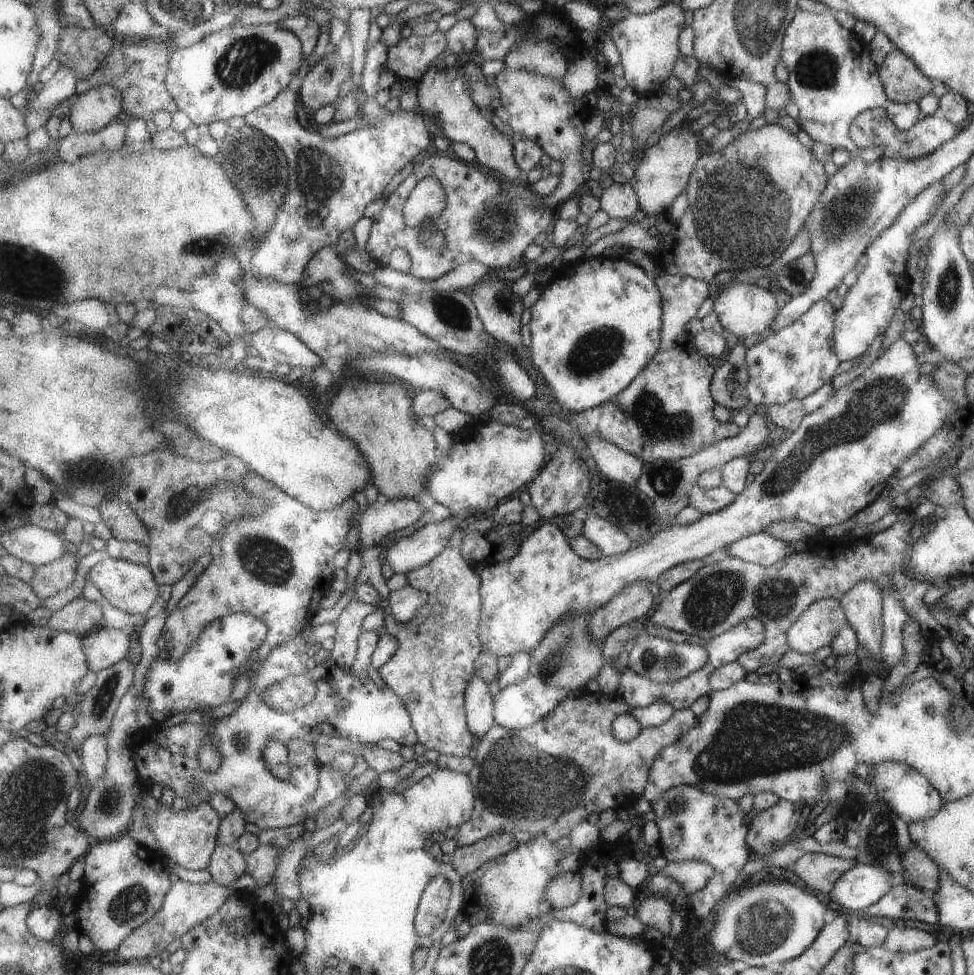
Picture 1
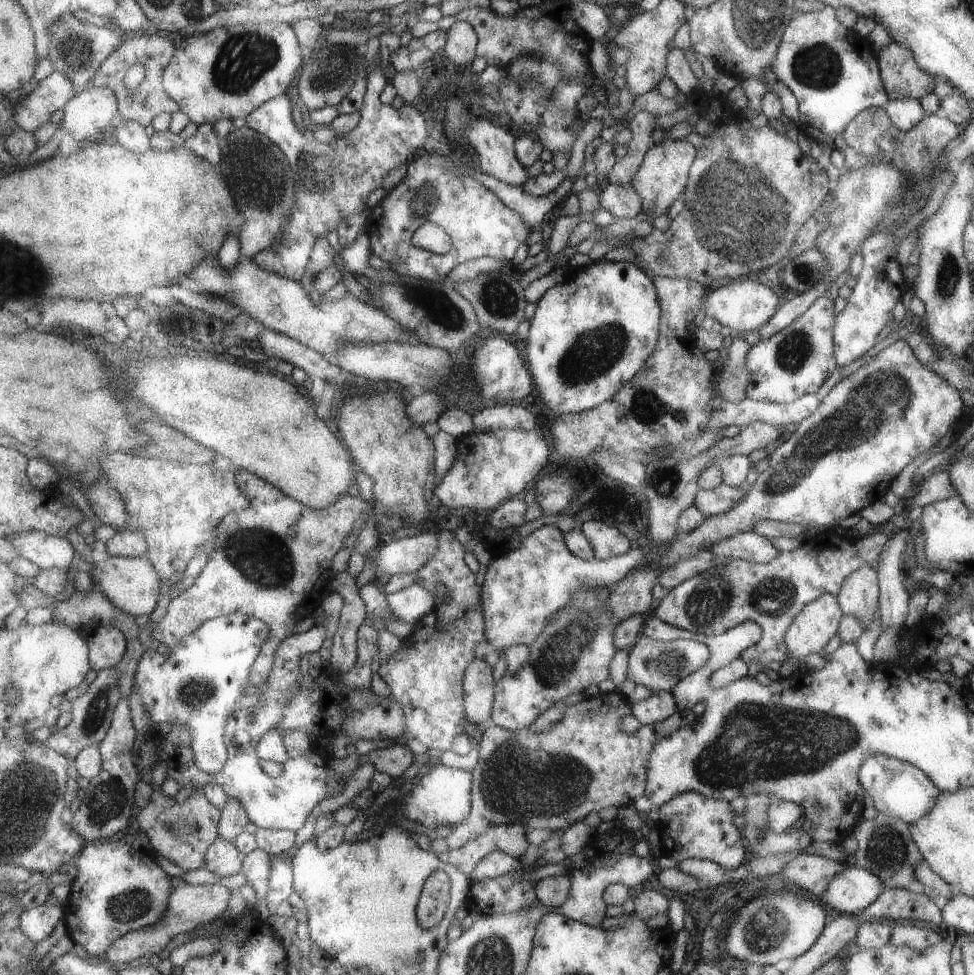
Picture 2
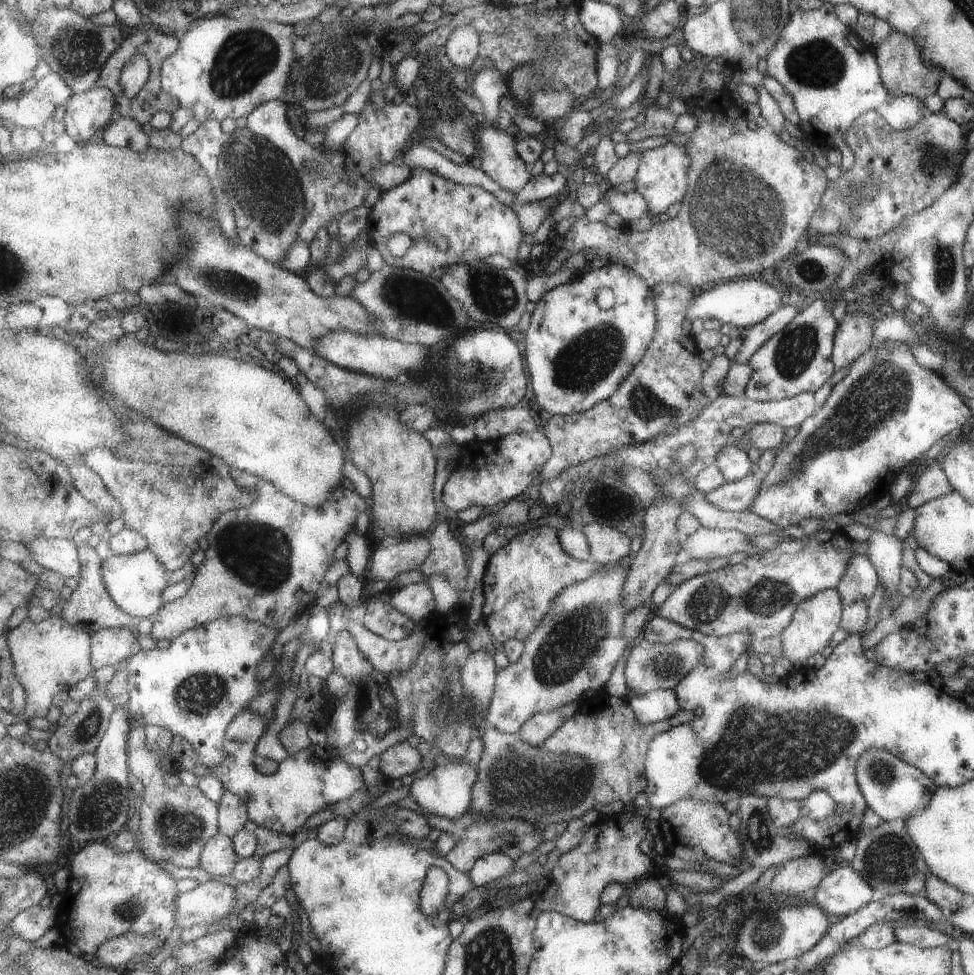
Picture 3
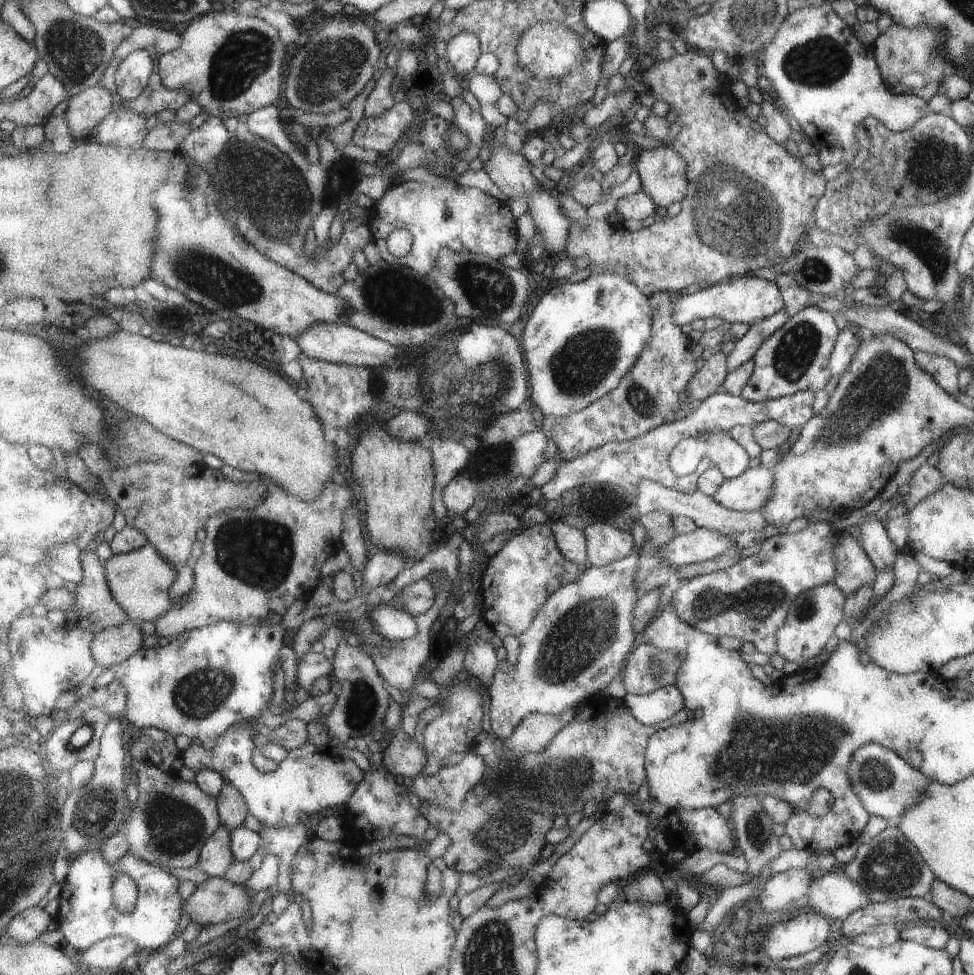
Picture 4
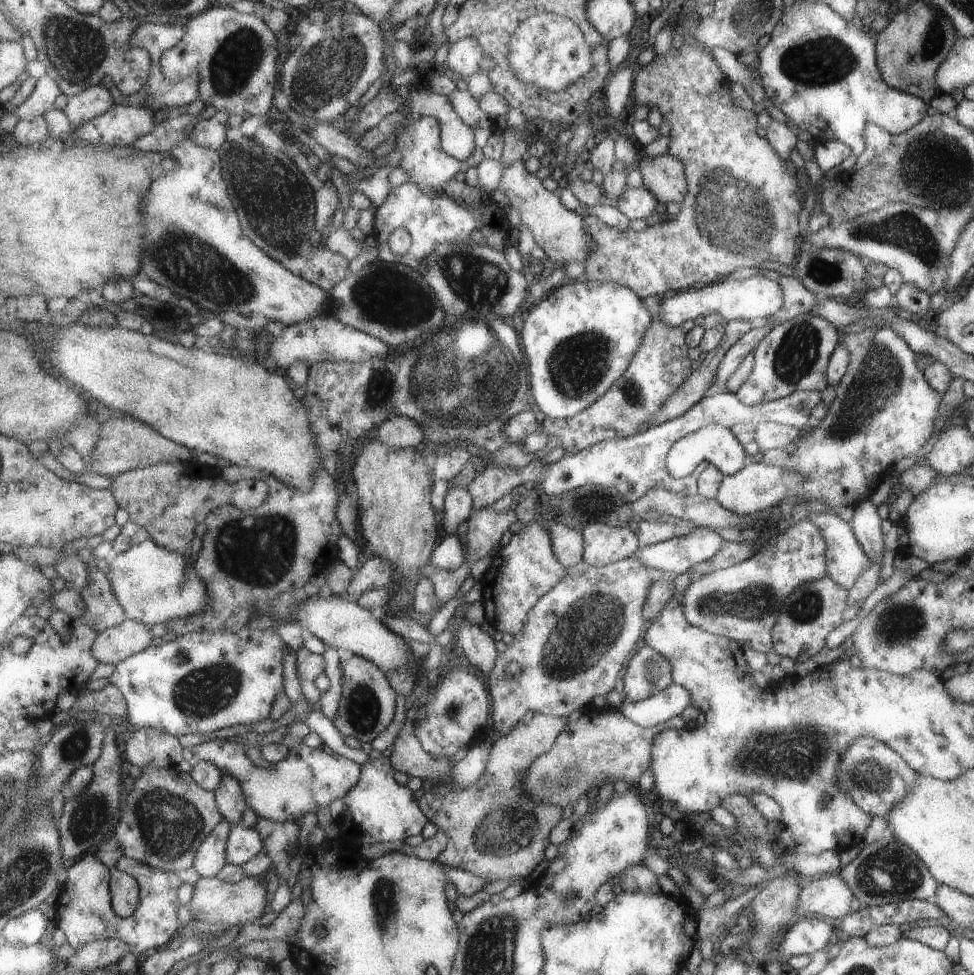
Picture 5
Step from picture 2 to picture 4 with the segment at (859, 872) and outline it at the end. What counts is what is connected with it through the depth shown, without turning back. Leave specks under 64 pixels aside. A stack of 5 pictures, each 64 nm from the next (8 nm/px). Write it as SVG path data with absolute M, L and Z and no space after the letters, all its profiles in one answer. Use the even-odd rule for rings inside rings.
M837 868L811 882L805 910L833 920L845 920L865 904L869 904L867 890L859 882L847 878L841 868Z

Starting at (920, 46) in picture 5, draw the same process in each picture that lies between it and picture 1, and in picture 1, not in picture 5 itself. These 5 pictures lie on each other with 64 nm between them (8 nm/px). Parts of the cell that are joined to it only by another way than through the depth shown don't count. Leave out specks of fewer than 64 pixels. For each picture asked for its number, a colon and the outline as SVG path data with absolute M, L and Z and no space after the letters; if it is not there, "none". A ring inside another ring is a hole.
1: M891 50L879 66L879 80L885 96L895 104L919 102L933 90L933 80L919 72L919 68L899 50Z
2: M891 42L879 52L879 76L887 98L891 100L921 100L933 92L937 84L935 76L917 66L911 50L899 46L897 42Z
3: M889 32L889 36L873 50L875 54L875 60L877 60L877 66L879 66L879 76L881 76L881 82L885 86L885 90L899 98L899 96L915 96L919 100L925 100L927 96L933 96L937 92L937 86L943 78L943 72L941 70L933 70L933 68L927 68L923 64L923 58L919 54L919 48L915 46L915 42L903 34L895 34L895 32Z
4: M891 24L887 28L887 32L879 34L877 40L871 44L875 62L877 62L877 70L883 78L883 82L887 84L887 90L891 90L893 94L905 94L909 92L911 96L923 98L925 102L929 102L935 94L937 88L943 80L943 64L945 58L941 54L941 44L943 44L943 34L939 34L939 30L931 30L929 26L915 26L915 28L905 28L899 24ZM903 74L921 74L925 82L917 82L917 86L909 86L909 82L899 80Z

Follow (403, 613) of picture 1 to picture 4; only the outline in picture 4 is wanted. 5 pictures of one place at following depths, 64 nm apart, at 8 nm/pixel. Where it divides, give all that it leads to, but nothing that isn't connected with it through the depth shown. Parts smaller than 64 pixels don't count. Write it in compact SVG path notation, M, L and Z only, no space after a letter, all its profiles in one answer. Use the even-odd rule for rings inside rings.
M419 580L403 588L393 604L401 610L407 610L415 618L423 616L425 612L431 612L433 606L437 606L437 588L433 588L429 580Z

